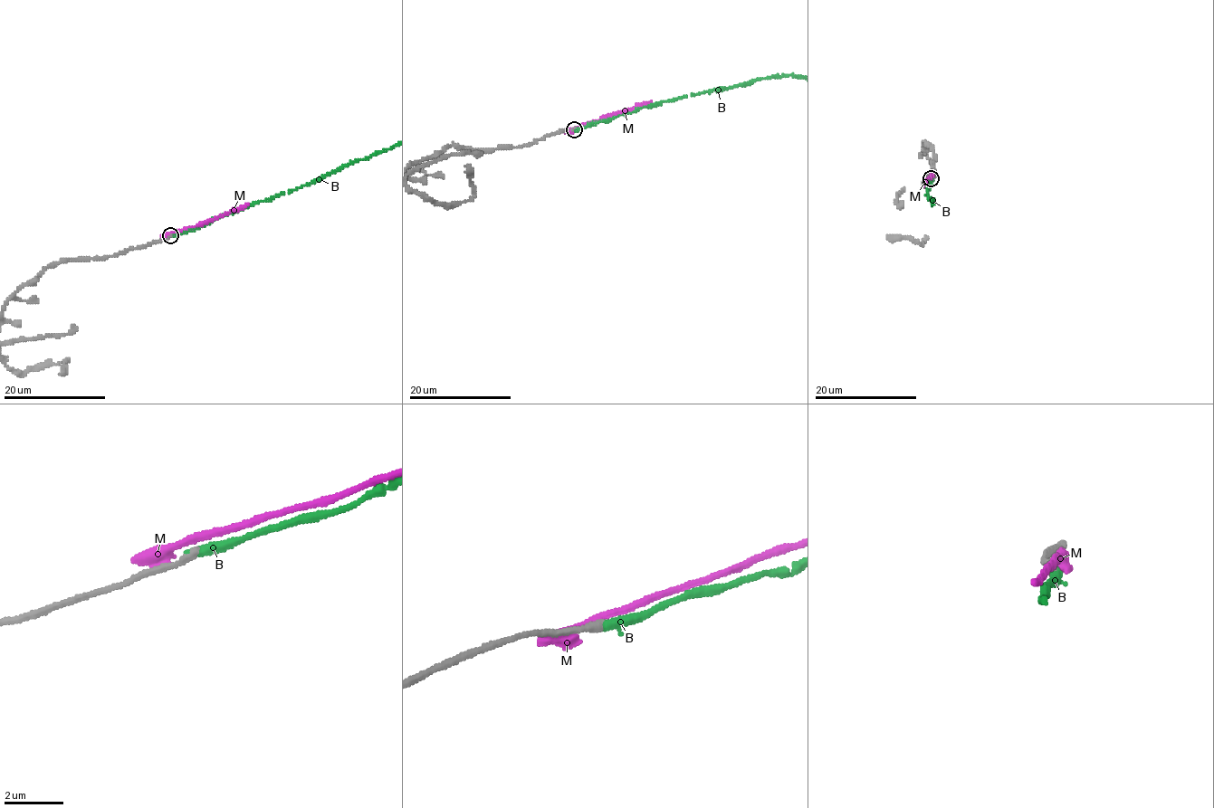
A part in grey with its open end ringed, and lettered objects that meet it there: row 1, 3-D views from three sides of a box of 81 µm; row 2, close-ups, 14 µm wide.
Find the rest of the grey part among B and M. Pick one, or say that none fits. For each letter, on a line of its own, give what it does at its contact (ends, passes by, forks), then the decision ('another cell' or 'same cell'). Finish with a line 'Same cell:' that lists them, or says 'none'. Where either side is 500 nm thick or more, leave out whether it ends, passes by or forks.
B: it ends there; same cell
M: another cell
Same cell: B

